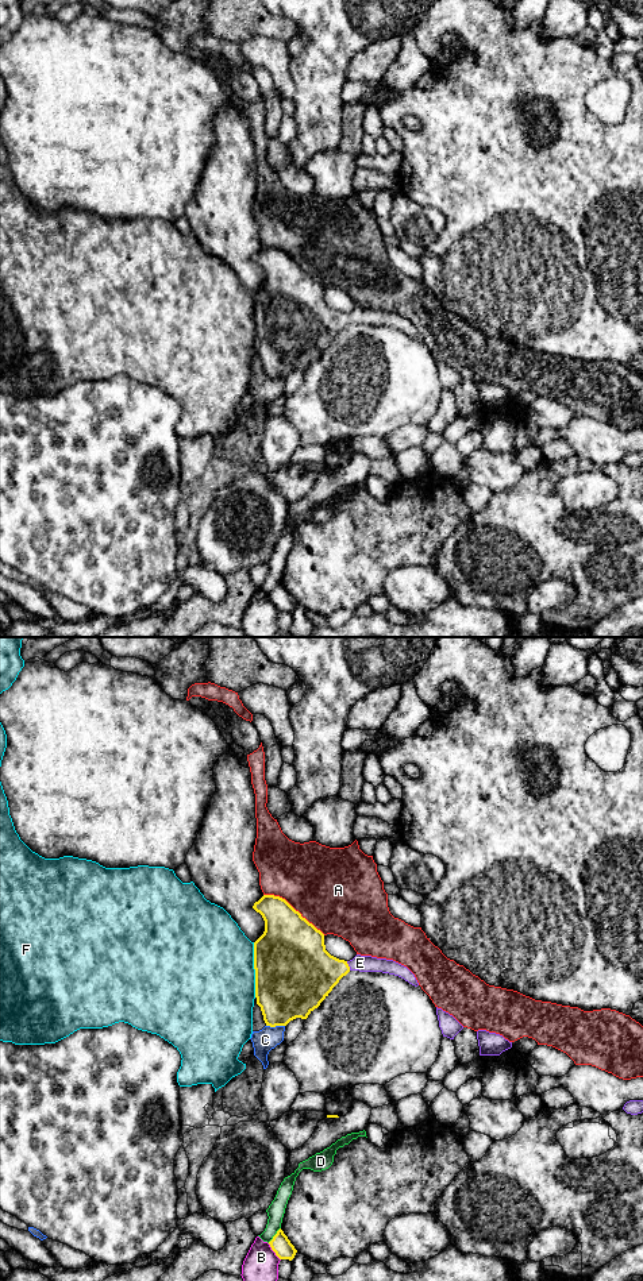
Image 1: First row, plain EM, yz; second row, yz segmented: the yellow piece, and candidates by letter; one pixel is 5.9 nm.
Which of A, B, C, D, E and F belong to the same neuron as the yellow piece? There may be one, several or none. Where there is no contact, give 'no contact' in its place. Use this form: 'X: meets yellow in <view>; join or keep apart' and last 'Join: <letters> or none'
A: meets yellow in yz; keep apart
B: meets yellow in yz; keep apart
C: meets yellow in yz; keep apart
D: meets yellow in yz; keep apart
E: meets yellow in yz; join
F: meets yellow in yz; keep apart
Join: E

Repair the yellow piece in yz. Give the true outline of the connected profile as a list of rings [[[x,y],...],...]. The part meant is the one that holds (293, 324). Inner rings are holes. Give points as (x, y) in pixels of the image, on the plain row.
[[[263,247],[253,261],[265,273],[265,283],[254,294],[254,321],[257,356],[266,378],[286,378],[296,370],[307,371],[350,323],[389,325],[419,337],[415,327],[393,312],[357,306],[344,313],[331,308],[326,302],[324,286],[280,248]]]

